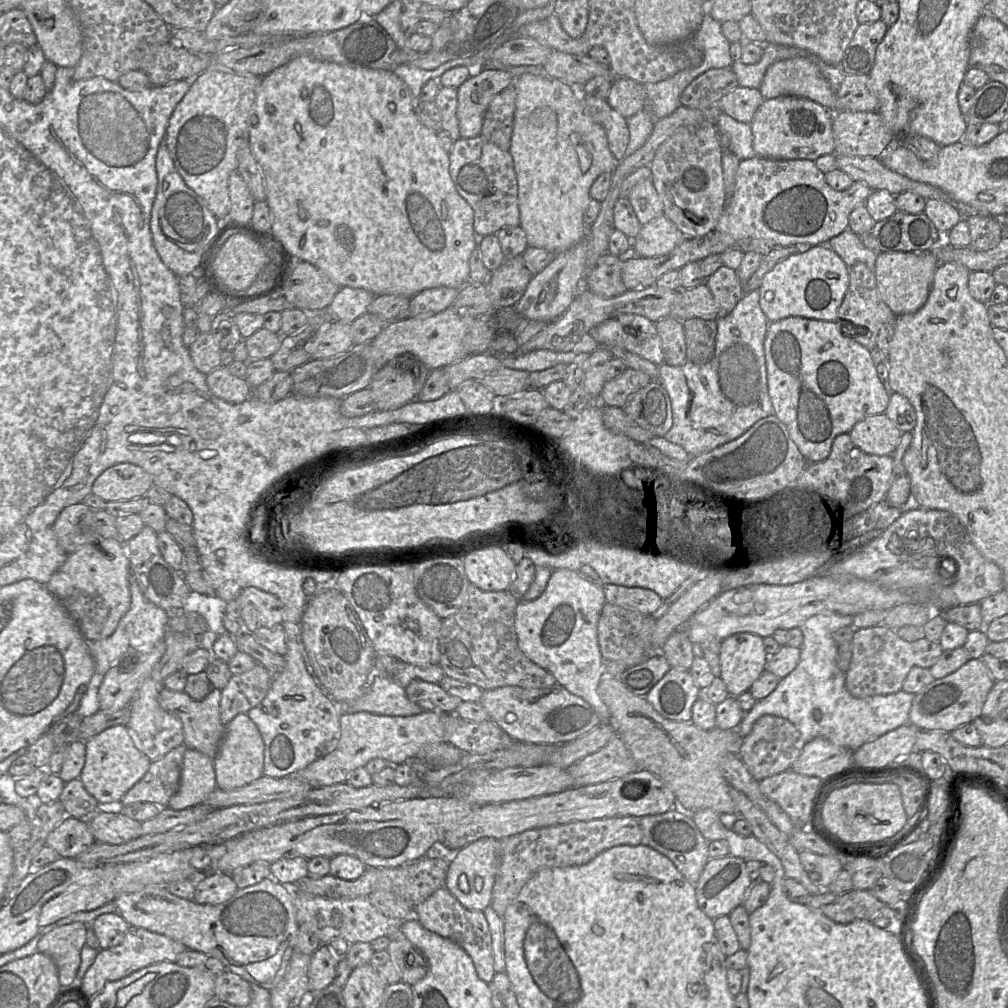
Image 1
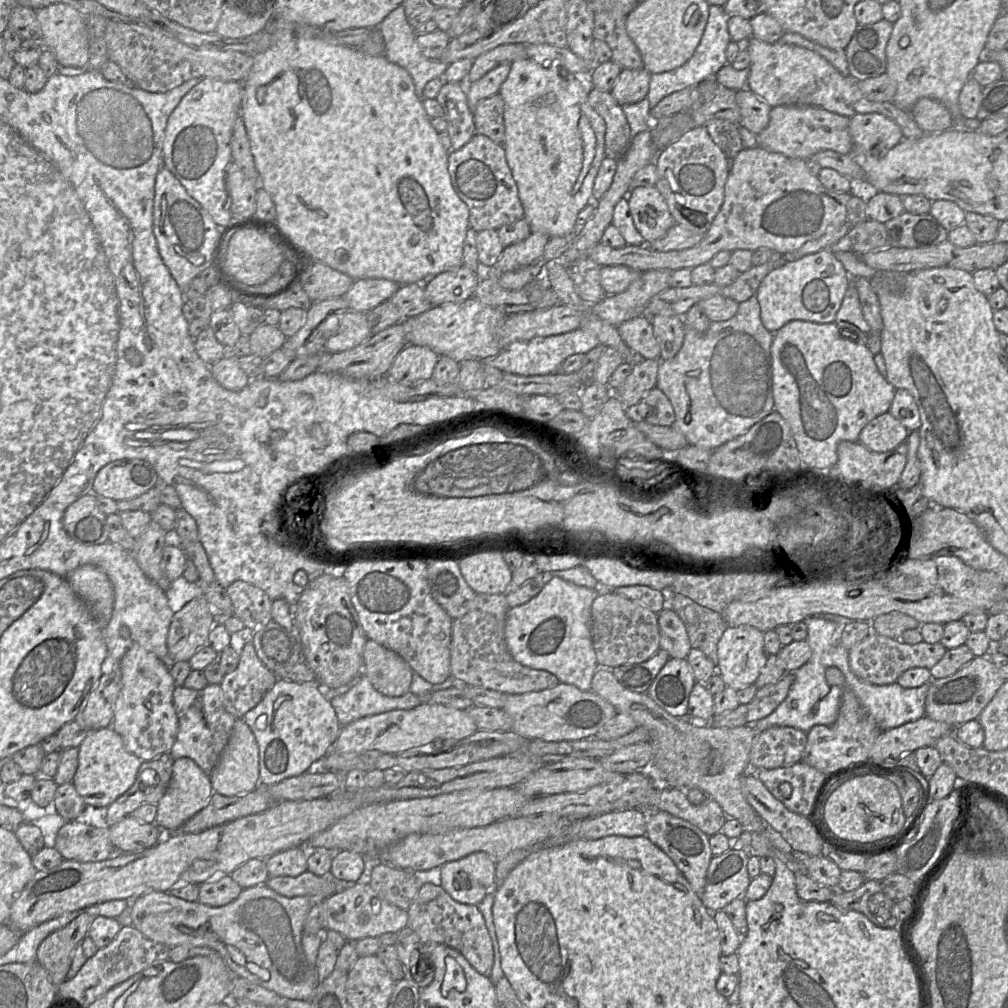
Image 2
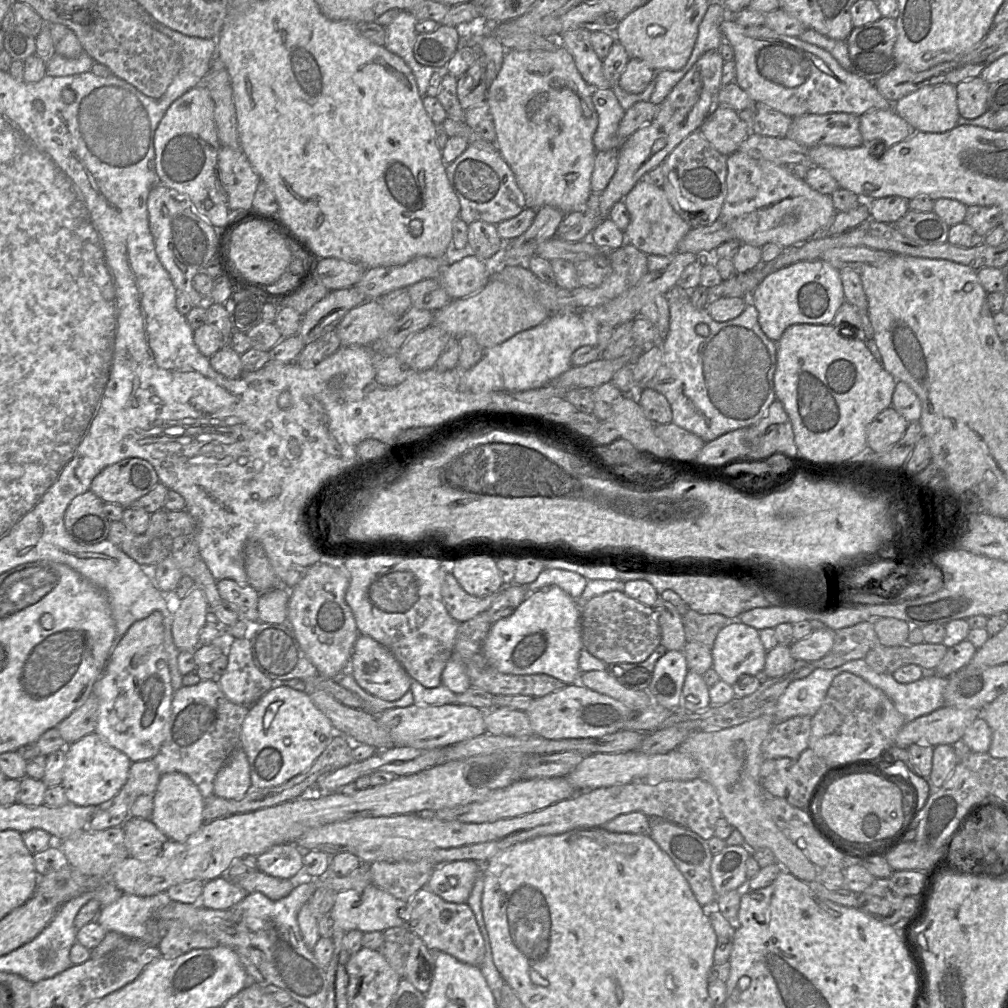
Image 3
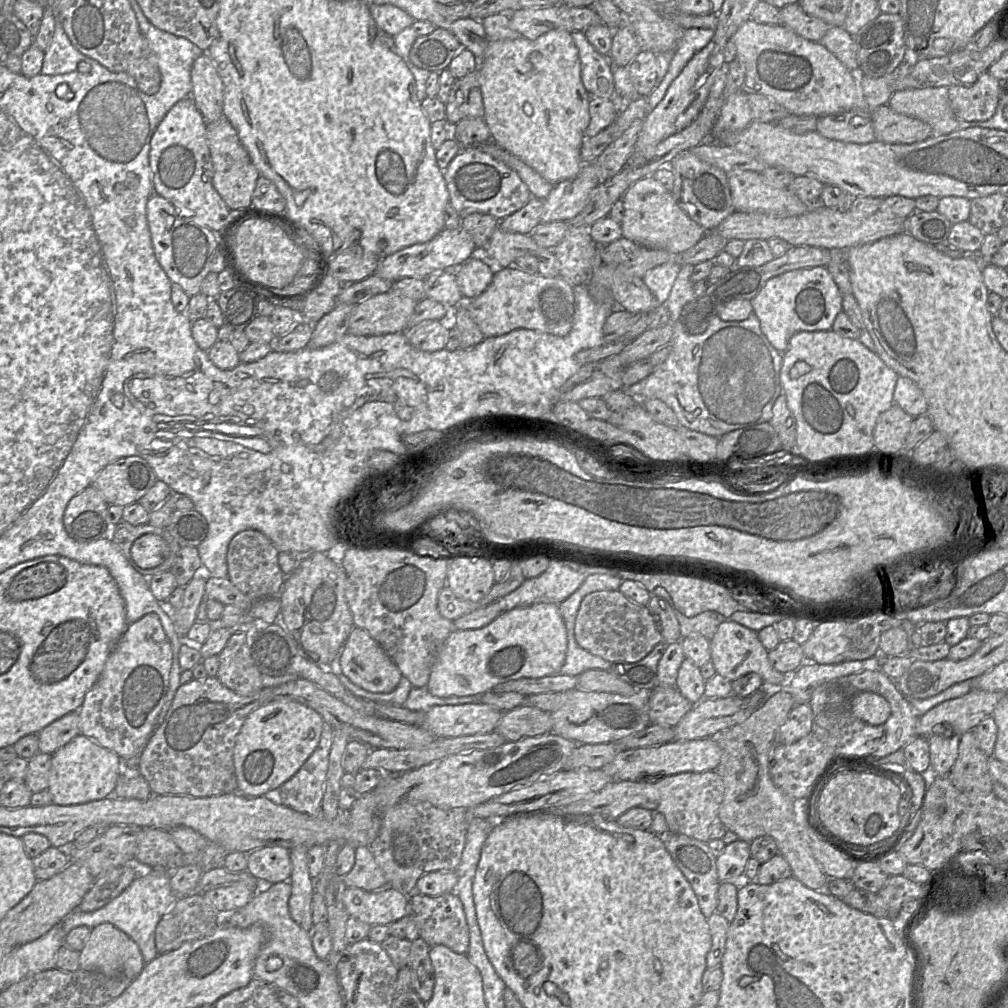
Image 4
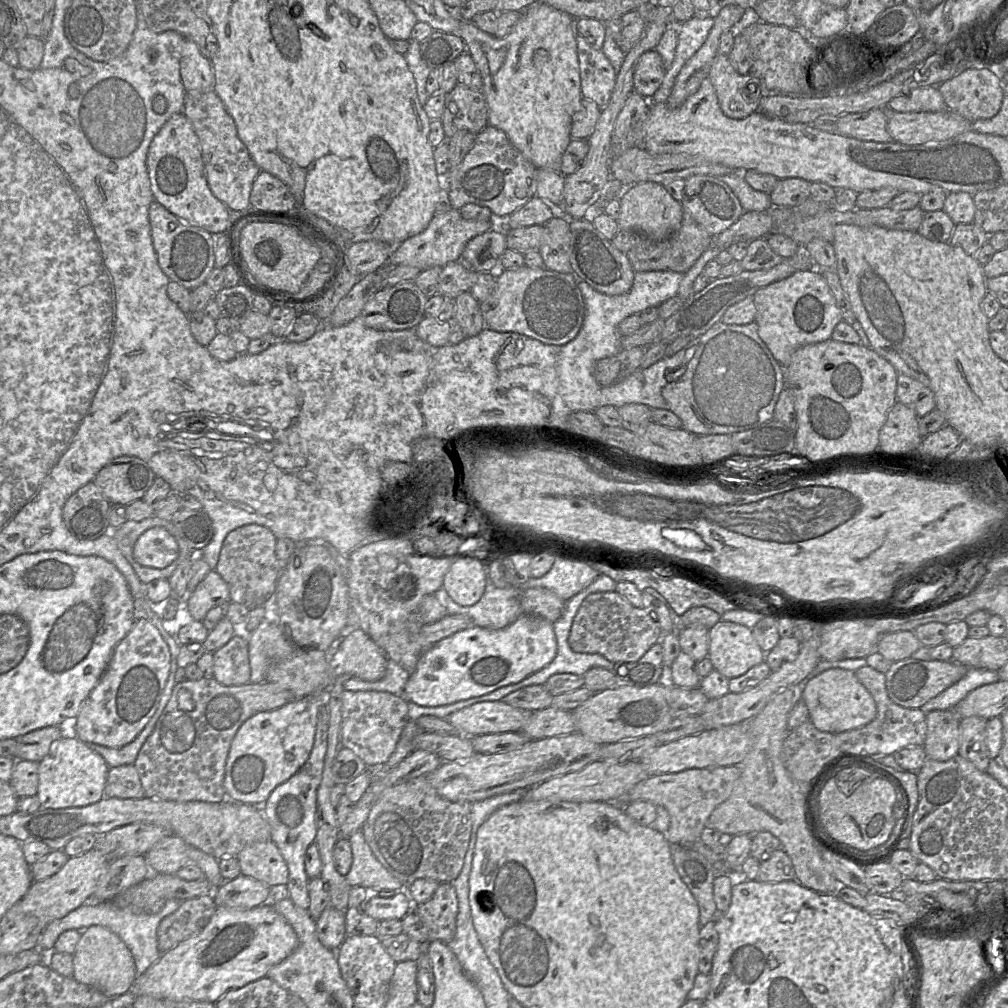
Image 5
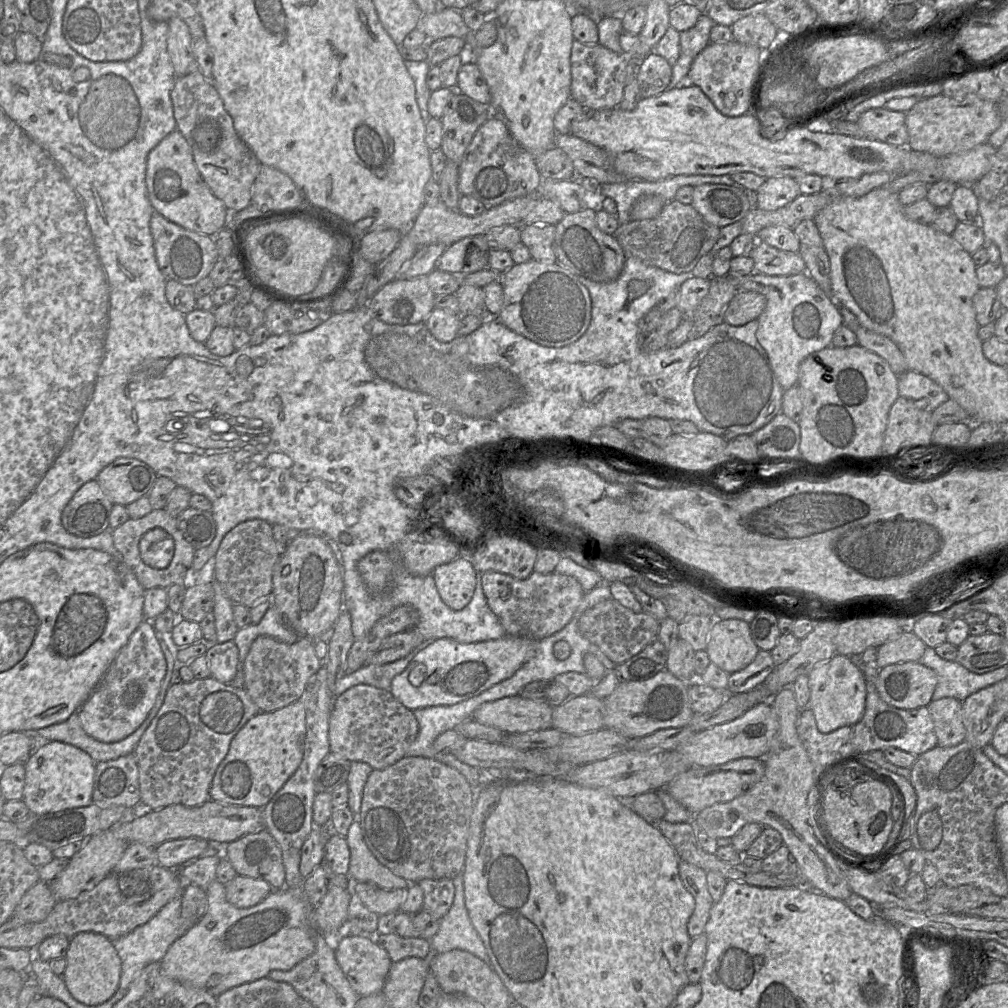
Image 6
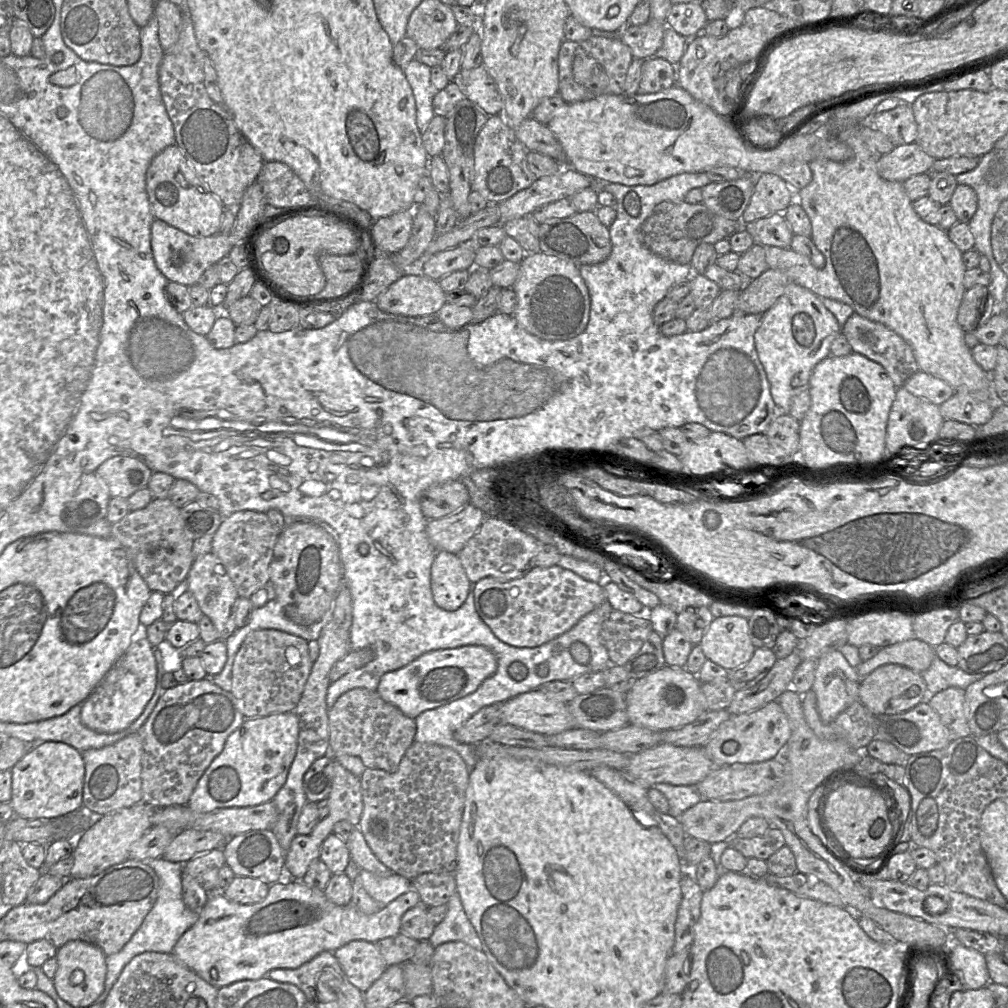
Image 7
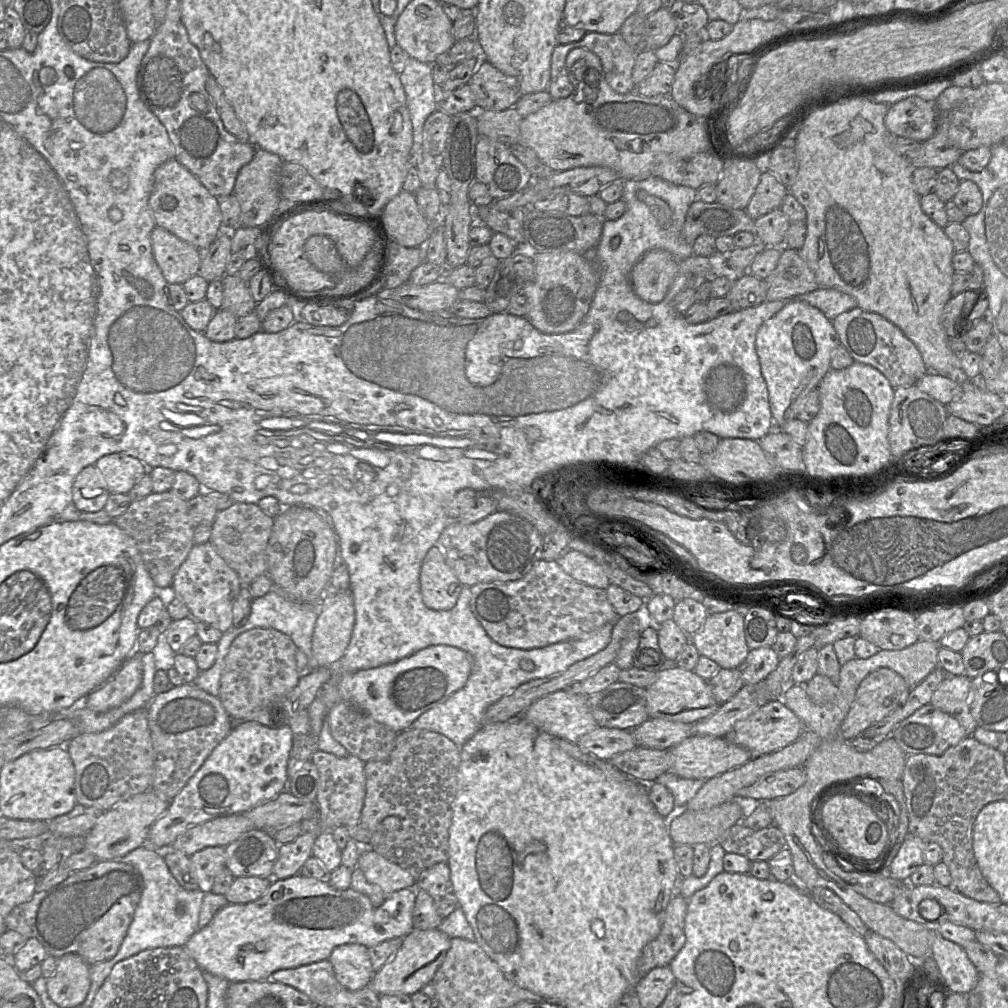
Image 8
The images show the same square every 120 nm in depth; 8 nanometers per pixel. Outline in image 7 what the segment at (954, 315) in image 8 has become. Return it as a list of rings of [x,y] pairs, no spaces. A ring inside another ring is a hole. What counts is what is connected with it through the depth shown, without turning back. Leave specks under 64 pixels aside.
[[[976,285],[965,291],[957,322],[965,333],[981,328],[994,315],[994,298],[985,286]]]

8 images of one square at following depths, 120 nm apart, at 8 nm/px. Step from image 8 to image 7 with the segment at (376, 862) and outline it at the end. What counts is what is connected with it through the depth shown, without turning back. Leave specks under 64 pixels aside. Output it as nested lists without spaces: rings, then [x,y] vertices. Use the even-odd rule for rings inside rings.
[[[361,870],[359,878],[367,893],[383,906],[412,889],[412,881],[396,873],[382,877]]]

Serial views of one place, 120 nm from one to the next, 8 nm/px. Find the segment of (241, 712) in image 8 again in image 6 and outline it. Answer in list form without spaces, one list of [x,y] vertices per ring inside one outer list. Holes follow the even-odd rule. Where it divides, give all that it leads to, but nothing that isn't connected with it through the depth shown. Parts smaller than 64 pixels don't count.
[[[262,635],[253,641],[245,659],[244,689],[260,712],[272,712],[297,701],[321,665],[322,660],[315,652],[315,641],[299,638],[293,644],[286,644]]]

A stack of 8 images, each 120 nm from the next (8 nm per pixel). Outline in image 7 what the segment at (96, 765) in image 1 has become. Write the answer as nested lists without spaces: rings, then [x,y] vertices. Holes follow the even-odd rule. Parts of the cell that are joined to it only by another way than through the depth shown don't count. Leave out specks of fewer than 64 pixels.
[[[43,742],[29,751],[11,769],[10,805],[14,817],[53,819],[83,806],[85,763],[82,752],[62,742]]]

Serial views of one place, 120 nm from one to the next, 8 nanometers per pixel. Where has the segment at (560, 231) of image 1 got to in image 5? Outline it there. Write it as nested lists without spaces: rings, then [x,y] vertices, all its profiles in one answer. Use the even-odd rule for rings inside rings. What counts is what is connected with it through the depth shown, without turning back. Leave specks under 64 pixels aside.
[[[544,2],[530,5],[504,38],[496,38],[477,28],[472,21],[461,21],[458,35],[466,45],[483,81],[488,125],[503,131],[512,145],[536,168],[559,172],[569,142],[572,117],[582,100],[577,55],[575,19]]]

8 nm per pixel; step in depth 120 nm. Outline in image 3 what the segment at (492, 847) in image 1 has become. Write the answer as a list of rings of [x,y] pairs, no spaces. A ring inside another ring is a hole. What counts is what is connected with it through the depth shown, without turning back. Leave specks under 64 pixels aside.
[[[476,860],[447,862],[436,866],[426,887],[446,901],[466,903],[480,871]]]

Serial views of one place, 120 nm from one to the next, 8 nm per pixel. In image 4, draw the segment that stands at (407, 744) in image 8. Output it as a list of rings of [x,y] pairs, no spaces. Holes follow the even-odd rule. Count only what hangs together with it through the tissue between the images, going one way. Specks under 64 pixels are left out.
[[[402,803],[380,814],[382,825],[378,836],[369,845],[376,862],[381,867],[389,886],[411,896],[416,892],[417,881],[425,874],[441,871],[456,871],[460,864],[469,824],[466,808],[441,809],[430,803]]]

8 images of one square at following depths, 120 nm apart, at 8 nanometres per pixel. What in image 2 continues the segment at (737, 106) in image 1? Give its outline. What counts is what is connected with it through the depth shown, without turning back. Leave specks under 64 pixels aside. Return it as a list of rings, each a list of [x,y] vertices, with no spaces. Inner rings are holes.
[[[748,88],[736,91],[736,102],[740,110],[740,125],[755,135],[768,125],[771,106]]]

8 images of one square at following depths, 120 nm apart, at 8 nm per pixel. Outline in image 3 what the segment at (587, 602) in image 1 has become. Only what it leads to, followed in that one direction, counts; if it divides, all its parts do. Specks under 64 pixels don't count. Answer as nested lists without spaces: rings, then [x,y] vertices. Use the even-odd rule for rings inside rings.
[[[558,586],[530,592],[510,616],[492,624],[484,640],[484,656],[490,666],[505,674],[548,674],[566,684],[578,682],[579,655],[583,649],[581,608]]]

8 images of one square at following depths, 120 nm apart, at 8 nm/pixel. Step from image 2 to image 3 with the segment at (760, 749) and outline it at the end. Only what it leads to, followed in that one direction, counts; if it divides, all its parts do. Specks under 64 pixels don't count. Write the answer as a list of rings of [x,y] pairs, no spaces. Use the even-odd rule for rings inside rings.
[[[796,716],[776,723],[763,743],[764,760],[798,757],[809,748],[811,731],[810,716]]]

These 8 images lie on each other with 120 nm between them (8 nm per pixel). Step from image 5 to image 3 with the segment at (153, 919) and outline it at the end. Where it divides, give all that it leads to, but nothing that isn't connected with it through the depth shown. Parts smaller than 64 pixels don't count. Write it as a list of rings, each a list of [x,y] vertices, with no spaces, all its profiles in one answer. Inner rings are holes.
[[[166,892],[153,896],[123,894],[114,903],[103,907],[96,921],[107,931],[148,944],[147,921],[158,908],[171,902]]]

